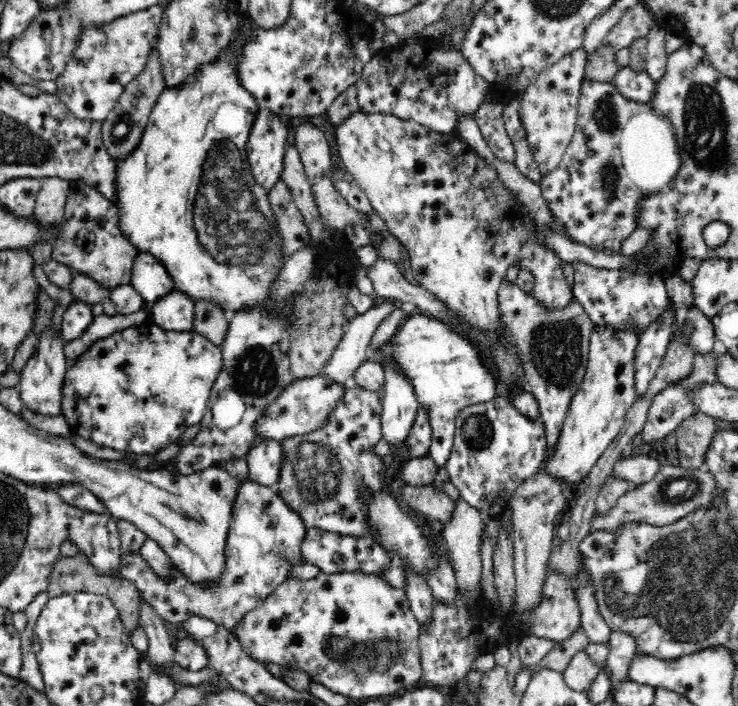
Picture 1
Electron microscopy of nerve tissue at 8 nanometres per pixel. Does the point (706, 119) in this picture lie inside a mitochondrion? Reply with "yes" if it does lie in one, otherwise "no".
yes

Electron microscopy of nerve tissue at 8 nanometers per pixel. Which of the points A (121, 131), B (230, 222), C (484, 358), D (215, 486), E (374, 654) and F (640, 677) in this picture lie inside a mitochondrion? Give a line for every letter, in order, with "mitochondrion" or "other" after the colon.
A: mitochondrion
B: mitochondrion
C: other
D: other
E: mitochondrion
F: other

